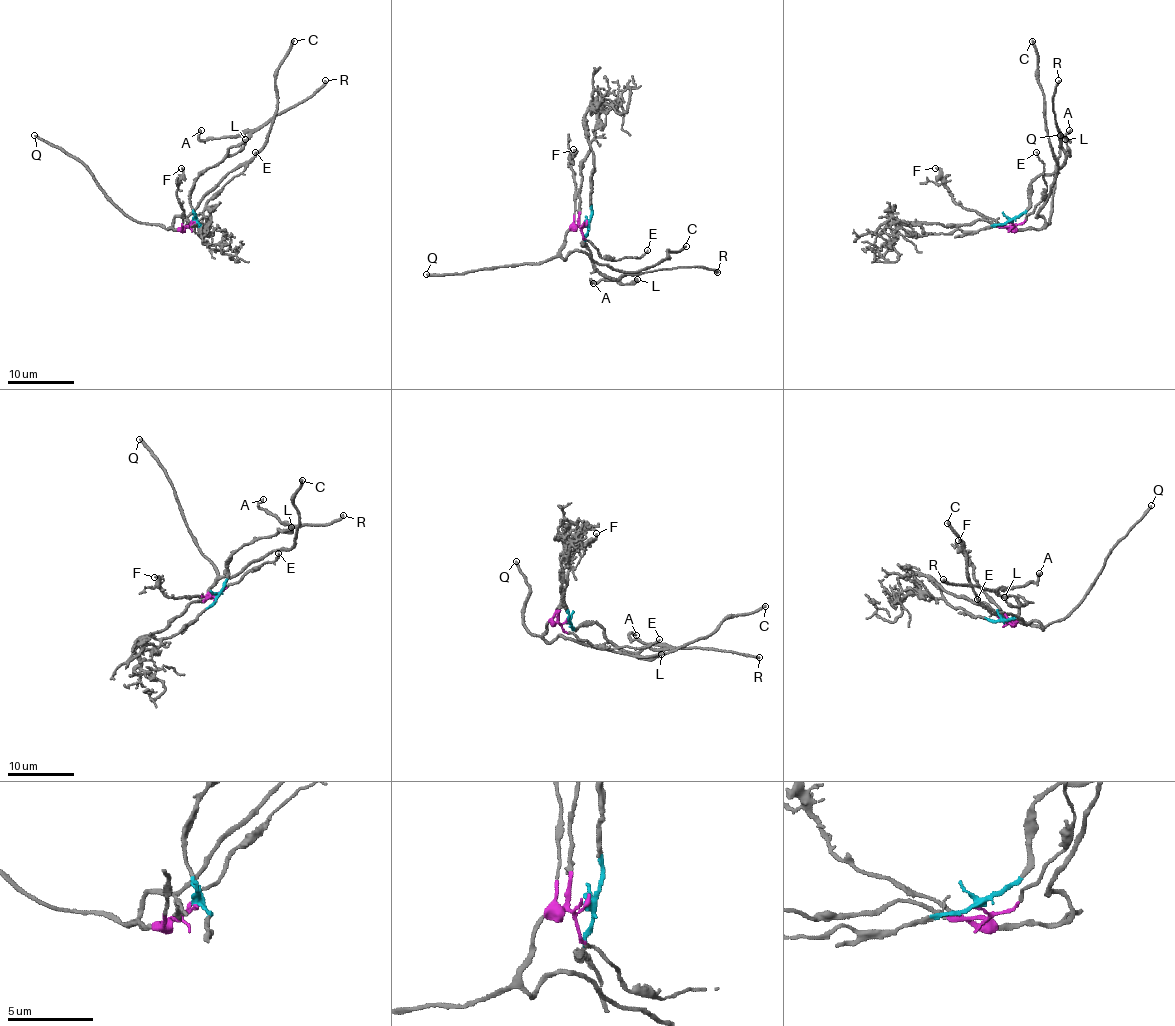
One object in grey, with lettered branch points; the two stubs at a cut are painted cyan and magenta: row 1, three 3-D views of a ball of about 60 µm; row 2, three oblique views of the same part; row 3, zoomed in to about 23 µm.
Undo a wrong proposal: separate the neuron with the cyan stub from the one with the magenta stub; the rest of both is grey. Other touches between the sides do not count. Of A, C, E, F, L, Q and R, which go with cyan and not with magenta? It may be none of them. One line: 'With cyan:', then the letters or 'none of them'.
With cyan: A, L, R

